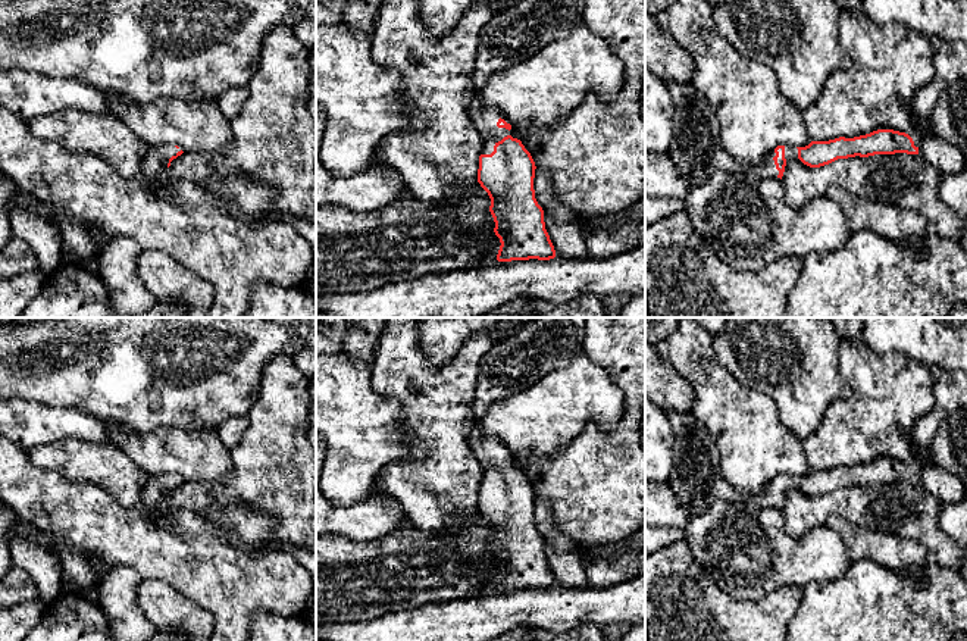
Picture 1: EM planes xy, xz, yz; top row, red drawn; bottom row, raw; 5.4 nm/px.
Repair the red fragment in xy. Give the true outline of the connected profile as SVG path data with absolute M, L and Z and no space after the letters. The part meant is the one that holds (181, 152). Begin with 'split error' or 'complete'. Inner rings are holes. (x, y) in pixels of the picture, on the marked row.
split error; M172 144L150 147L141 162L140 172L144 176L159 176L170 166L170 162L182 153L178 146Z

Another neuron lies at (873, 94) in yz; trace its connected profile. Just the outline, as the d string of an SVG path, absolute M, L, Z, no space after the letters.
M863 9L857 13L841 12L839 41L852 60L846 69L830 74L822 97L801 110L808 140L854 138L877 129L905 134L917 129L920 123L911 115L910 104L916 91L935 78L935 46L901 24L874 24Z

